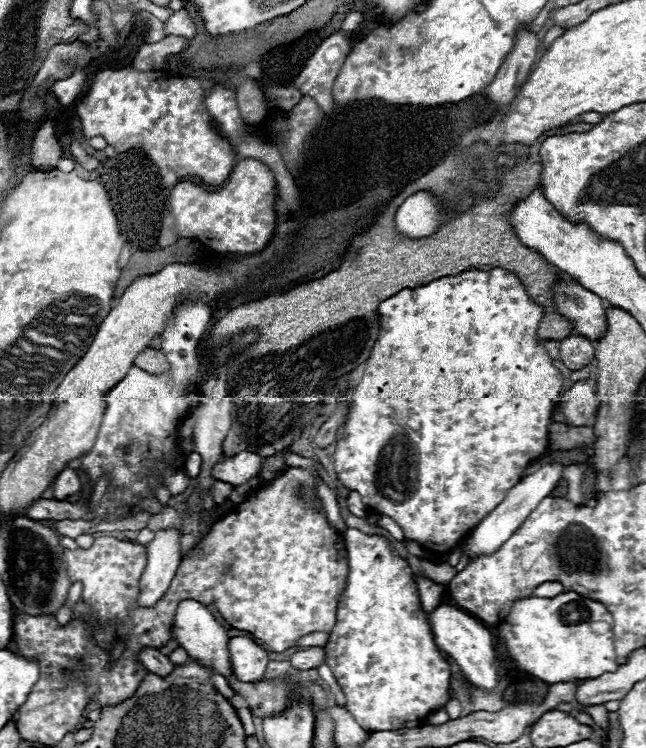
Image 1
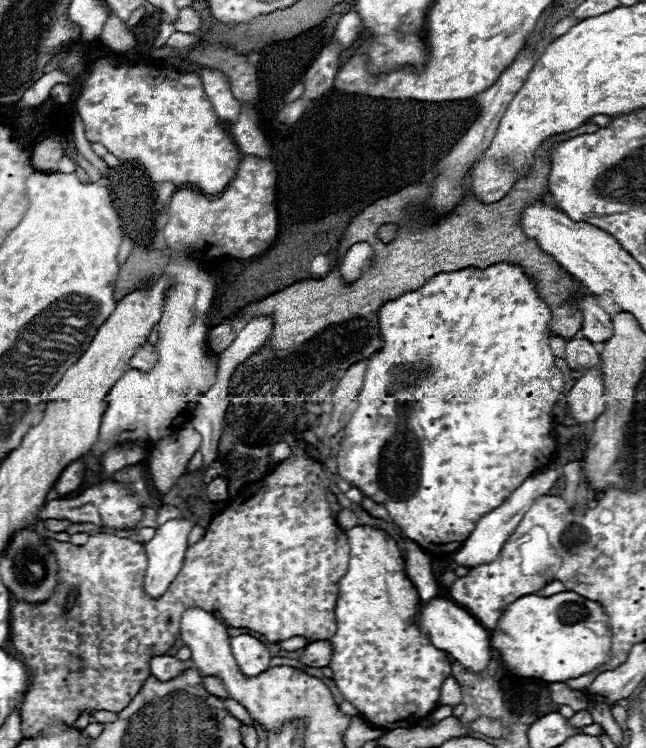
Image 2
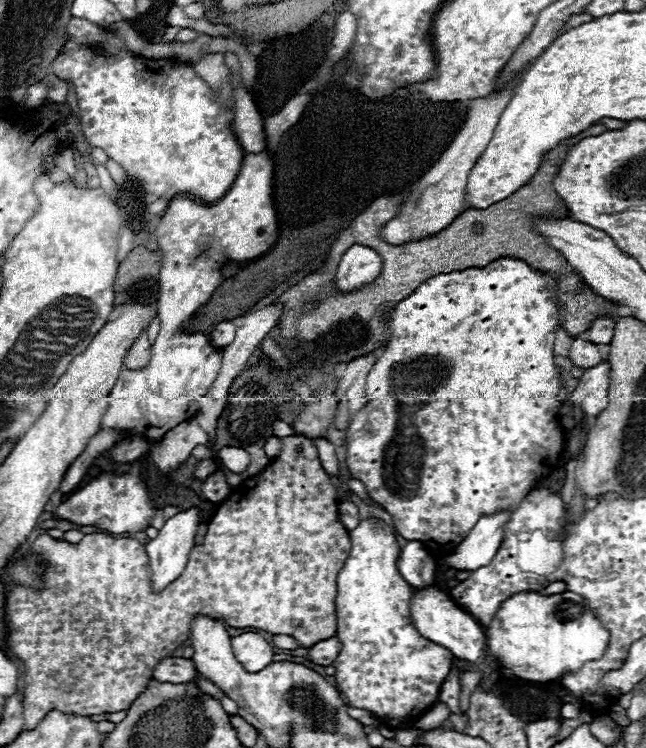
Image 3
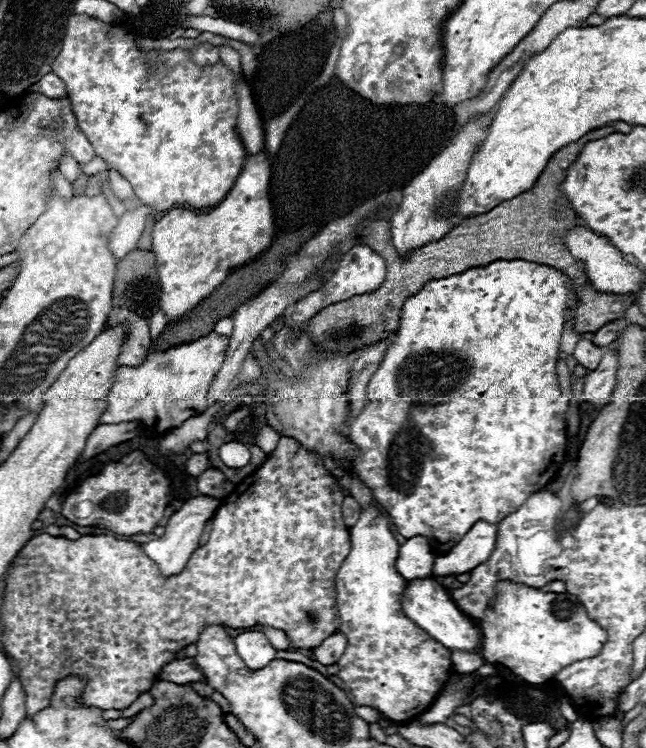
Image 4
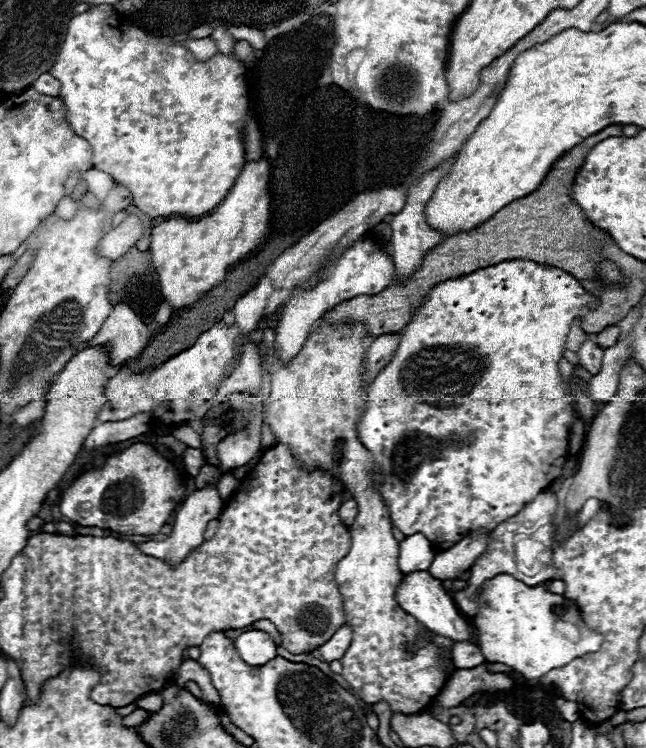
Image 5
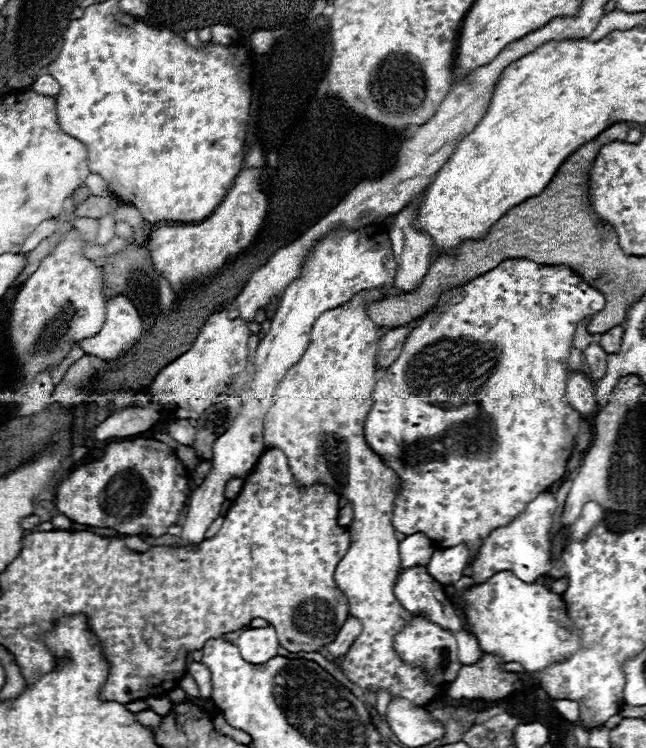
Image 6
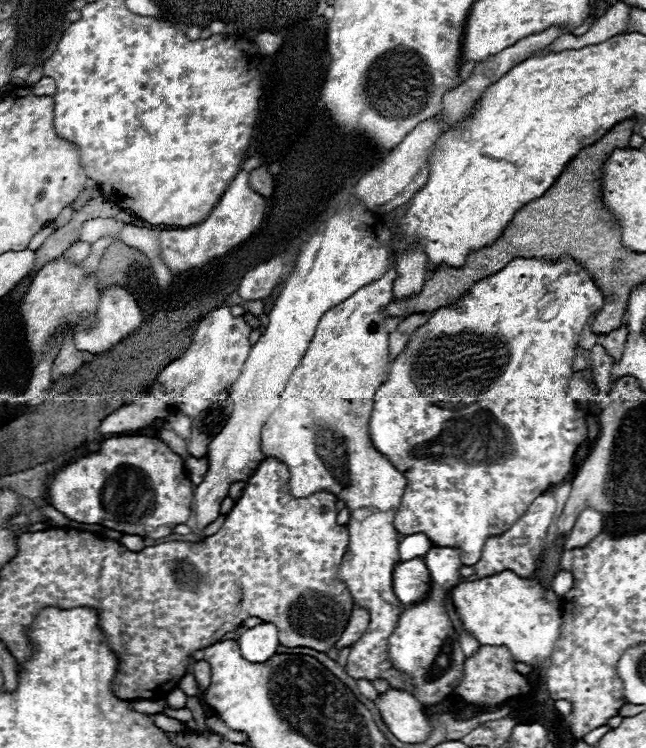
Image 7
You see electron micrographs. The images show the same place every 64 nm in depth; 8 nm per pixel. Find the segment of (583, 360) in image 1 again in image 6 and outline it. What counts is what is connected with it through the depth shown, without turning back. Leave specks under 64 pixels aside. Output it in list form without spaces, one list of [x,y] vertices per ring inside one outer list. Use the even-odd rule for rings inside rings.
[[[588,344],[588,348],[582,350],[582,354],[584,354],[584,360],[590,368],[590,376],[594,380],[600,380],[606,372],[606,356],[608,354],[604,352],[604,348],[600,344]]]

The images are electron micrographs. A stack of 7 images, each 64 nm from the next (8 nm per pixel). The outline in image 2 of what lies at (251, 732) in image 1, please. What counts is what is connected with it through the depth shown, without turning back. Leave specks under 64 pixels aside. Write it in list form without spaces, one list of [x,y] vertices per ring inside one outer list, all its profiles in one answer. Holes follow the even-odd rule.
[[[226,700],[226,706],[228,706],[228,710],[230,710],[240,722],[244,722],[246,726],[254,726],[254,720],[250,718],[248,710],[246,710],[244,706],[240,706],[236,700]]]

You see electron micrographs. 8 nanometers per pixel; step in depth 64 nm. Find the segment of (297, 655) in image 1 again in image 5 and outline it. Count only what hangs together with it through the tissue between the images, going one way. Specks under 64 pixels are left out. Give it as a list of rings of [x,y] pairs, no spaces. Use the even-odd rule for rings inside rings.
[[[342,626],[342,628],[334,634],[334,638],[330,638],[330,642],[324,642],[324,644],[318,648],[318,652],[320,652],[322,660],[330,664],[330,662],[340,660],[340,658],[344,656],[344,652],[346,652],[348,646],[350,646],[350,642],[352,642],[352,630],[350,630],[348,626]]]

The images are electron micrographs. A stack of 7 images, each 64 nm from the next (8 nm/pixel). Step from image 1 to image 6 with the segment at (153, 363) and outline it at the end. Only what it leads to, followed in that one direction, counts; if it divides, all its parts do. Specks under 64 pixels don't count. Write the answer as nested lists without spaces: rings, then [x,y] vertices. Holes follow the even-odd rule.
[[[116,296],[108,298],[102,330],[92,338],[80,340],[78,346],[88,354],[94,354],[106,362],[114,362],[140,340],[142,332],[144,324],[138,310],[128,298]]]

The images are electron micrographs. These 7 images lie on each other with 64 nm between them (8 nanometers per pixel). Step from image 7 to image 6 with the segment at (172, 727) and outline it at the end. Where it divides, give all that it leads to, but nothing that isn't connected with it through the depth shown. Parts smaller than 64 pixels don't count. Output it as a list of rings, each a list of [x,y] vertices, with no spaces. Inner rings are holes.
[[[142,710],[142,712],[136,712],[136,720],[146,726],[146,728],[154,728],[160,724],[160,716],[152,710]]]

